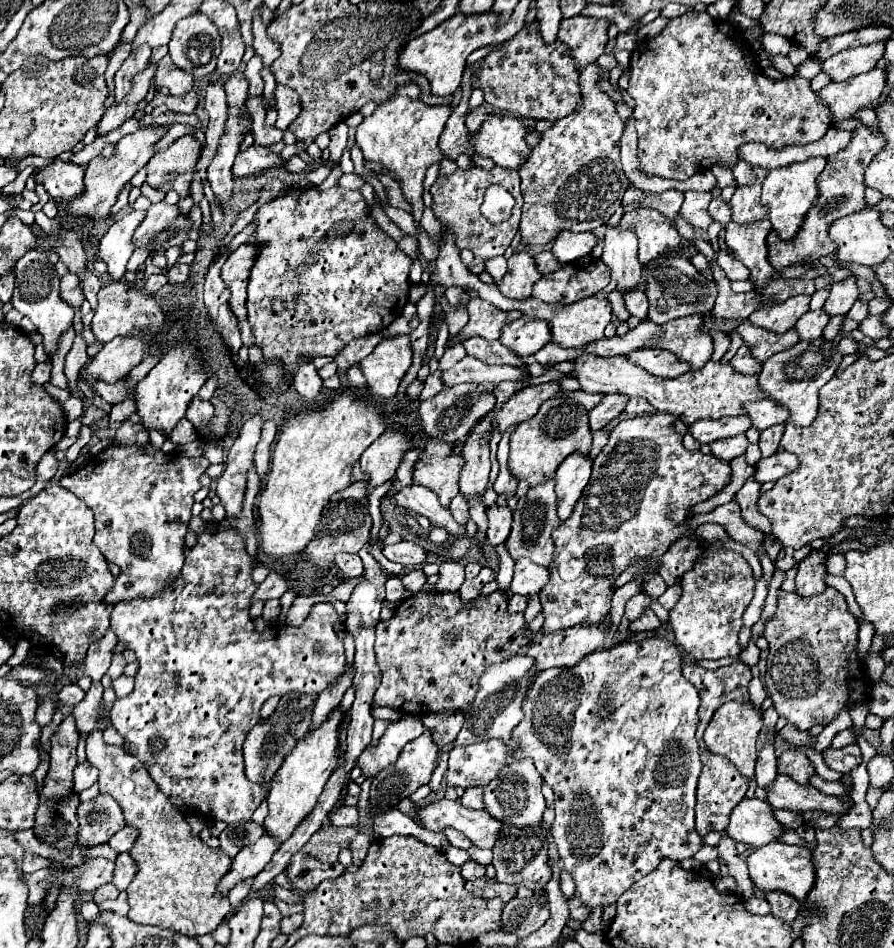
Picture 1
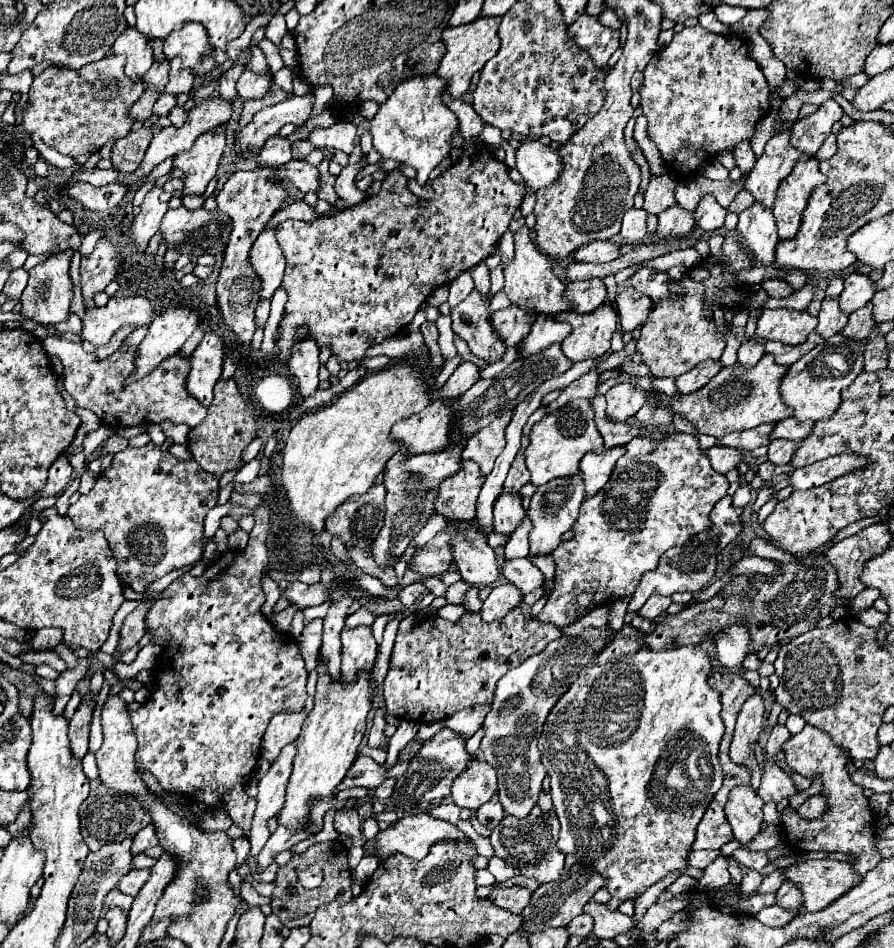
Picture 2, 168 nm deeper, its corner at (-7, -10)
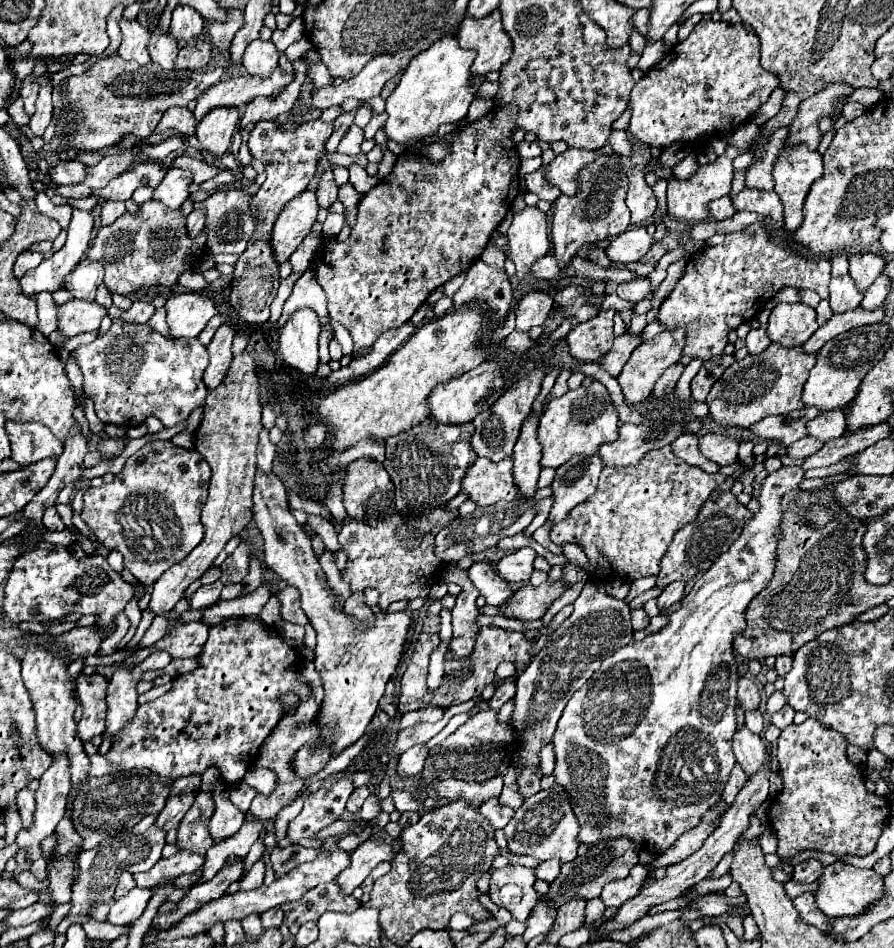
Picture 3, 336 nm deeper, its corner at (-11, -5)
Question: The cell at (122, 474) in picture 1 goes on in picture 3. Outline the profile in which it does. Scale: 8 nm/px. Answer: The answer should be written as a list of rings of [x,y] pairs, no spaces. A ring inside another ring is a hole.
[[[152,440],[126,460],[124,470],[114,478],[114,482],[102,484],[100,488],[88,488],[84,492],[82,520],[94,532],[98,542],[124,556],[124,566],[142,586],[152,586],[170,566],[184,560],[202,542],[204,526],[200,522],[200,512],[204,498],[208,496],[210,476],[208,462],[204,462],[196,450],[178,448],[170,440]]]

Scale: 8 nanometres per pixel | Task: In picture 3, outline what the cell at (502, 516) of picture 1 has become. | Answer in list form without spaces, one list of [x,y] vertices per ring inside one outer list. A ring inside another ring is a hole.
[[[530,412],[528,420],[522,424],[520,438],[516,442],[514,450],[514,478],[520,486],[522,496],[532,496],[538,490],[538,478],[540,478],[540,458],[542,458],[542,446],[538,442],[538,422],[542,414]]]

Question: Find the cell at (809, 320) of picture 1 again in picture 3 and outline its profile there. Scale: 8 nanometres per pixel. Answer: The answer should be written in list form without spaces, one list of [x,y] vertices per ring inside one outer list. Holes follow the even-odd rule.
[[[850,274],[830,280],[830,306],[832,306],[834,314],[858,308],[862,302],[862,296],[864,296],[864,292],[858,290],[858,286]]]

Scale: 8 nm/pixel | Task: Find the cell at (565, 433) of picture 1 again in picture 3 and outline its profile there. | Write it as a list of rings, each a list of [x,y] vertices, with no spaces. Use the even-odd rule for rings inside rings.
[[[592,382],[590,386],[580,386],[568,394],[548,402],[540,426],[538,440],[542,444],[542,466],[558,468],[574,454],[596,454],[598,448],[606,442],[616,440],[618,430],[618,410],[612,404],[612,398],[604,384]]]

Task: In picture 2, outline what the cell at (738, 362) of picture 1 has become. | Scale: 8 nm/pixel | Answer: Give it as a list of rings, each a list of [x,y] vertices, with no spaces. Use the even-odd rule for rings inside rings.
[[[750,339],[738,349],[738,363],[748,369],[748,367],[754,367],[762,359],[762,355],[764,355],[764,345]]]

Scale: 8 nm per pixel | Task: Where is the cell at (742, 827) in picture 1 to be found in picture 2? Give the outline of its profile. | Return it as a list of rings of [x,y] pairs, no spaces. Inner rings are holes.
[[[736,787],[732,799],[728,799],[728,821],[734,831],[734,839],[740,845],[752,843],[762,831],[764,801],[752,787]]]

